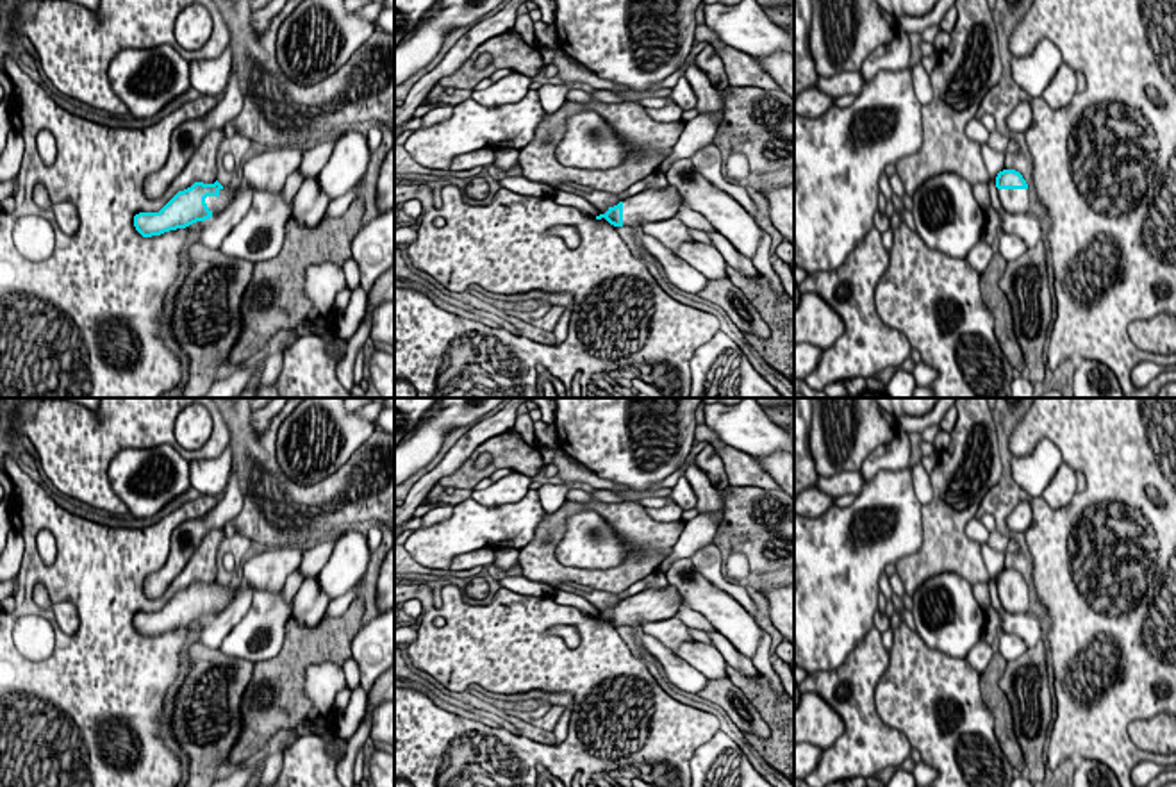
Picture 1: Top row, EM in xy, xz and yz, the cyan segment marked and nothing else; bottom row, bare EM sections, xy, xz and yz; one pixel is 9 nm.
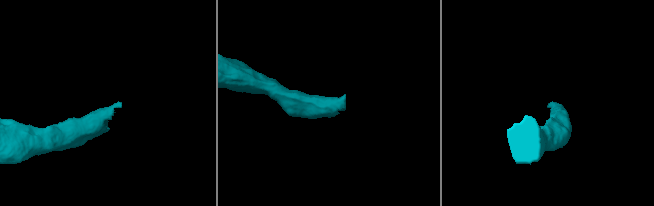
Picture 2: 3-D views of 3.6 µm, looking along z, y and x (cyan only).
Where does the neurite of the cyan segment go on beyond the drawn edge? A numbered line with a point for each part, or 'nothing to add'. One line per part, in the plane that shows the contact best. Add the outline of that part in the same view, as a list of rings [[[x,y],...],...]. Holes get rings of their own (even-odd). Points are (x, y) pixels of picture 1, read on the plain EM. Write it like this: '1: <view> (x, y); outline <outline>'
1: xy (216, 604); outline [[[223,585],[219,589],[218,596],[207,596],[205,603],[207,603],[209,610],[212,612],[212,616],[221,612],[230,601],[239,598],[239,591],[241,591],[241,587],[232,589],[230,585]]]

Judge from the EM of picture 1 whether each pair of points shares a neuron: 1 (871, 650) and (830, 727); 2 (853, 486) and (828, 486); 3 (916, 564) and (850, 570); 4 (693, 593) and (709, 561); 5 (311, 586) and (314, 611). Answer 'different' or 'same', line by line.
1: different
2: same
3: different
4: different
5: same

